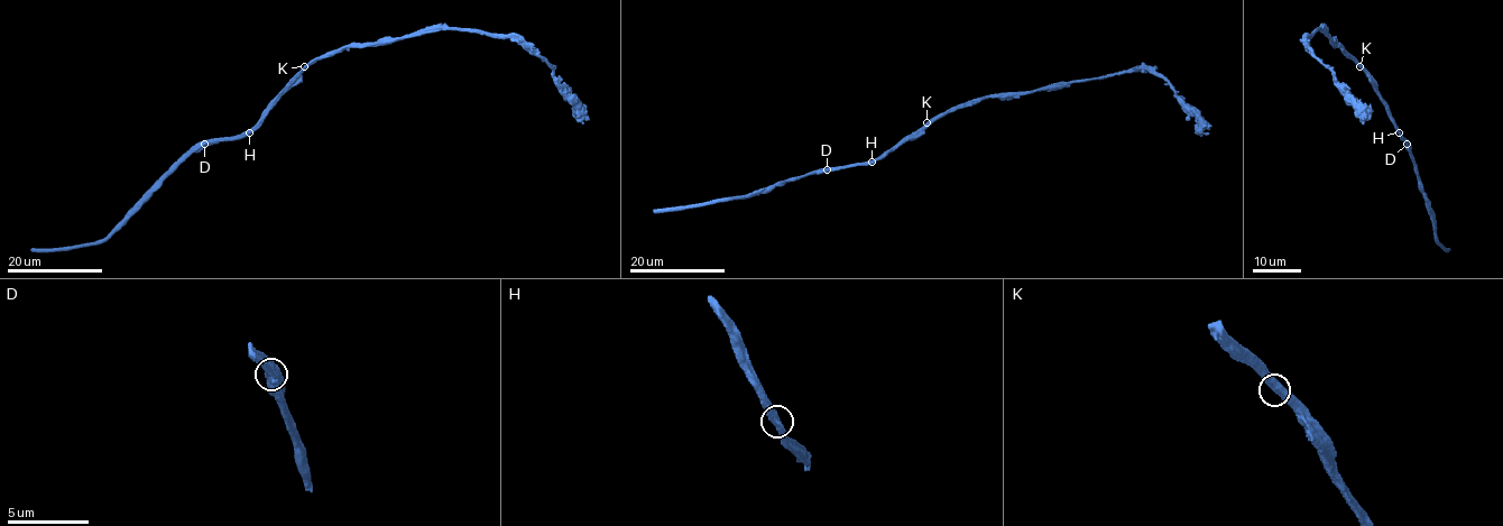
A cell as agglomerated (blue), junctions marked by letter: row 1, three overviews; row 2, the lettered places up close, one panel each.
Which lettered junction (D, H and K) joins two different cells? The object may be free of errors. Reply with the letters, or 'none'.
none

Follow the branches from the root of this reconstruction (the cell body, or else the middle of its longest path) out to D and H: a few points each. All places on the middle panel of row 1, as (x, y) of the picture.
D: (930, 125), (916, 136), (872, 162), (827, 169)
H: (930, 125), (916, 136), (872, 162)

